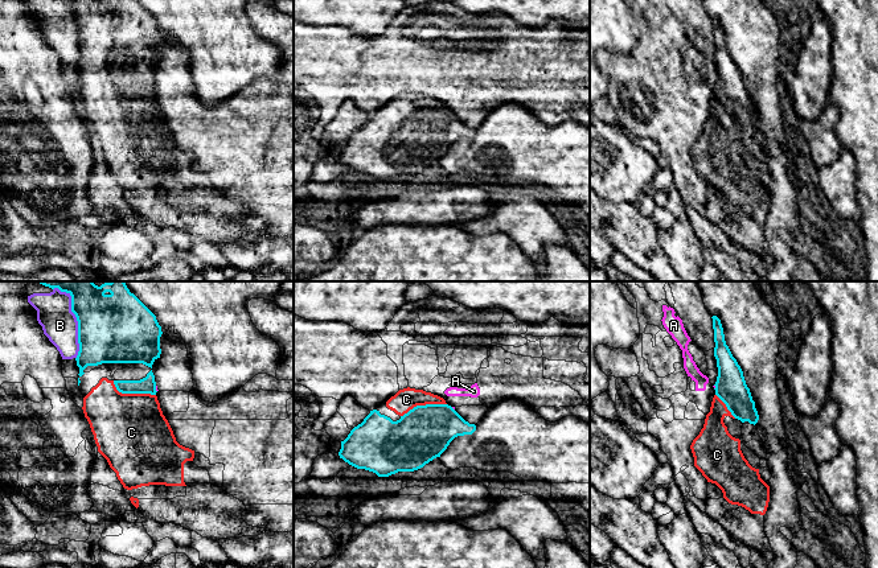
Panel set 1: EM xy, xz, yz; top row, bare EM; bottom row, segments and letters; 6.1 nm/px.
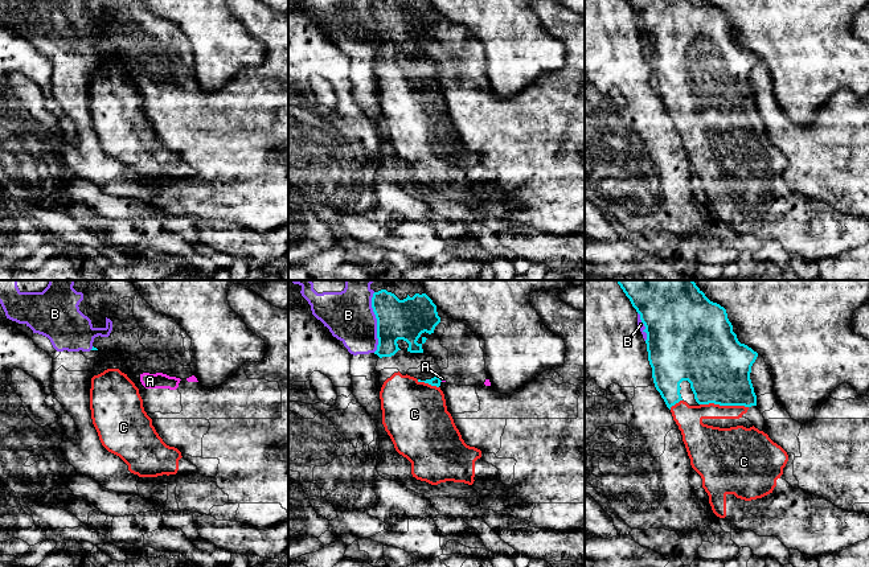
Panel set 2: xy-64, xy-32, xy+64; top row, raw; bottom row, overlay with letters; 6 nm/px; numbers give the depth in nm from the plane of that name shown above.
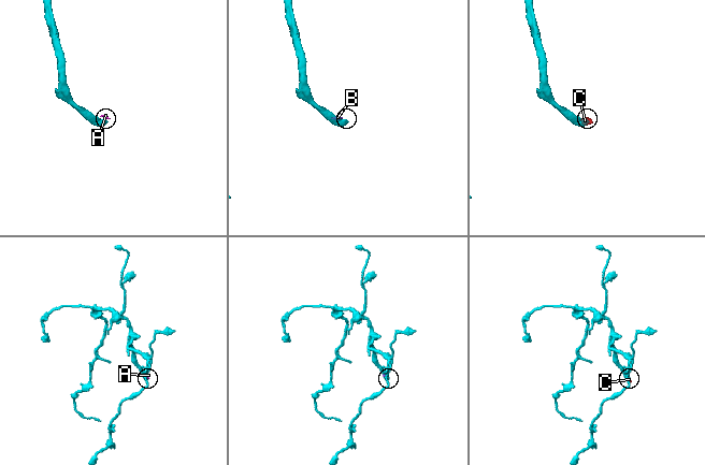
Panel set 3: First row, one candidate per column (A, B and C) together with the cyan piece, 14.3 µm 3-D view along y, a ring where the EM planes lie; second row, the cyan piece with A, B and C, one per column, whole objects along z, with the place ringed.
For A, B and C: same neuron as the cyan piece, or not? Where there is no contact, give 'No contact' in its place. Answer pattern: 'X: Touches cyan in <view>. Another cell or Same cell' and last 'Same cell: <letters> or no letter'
A: Touches cyan in xy. Another cell
B: Touches cyan in xy. Another cell
C: Touches cyan in xy. Same cell
Same cell: C

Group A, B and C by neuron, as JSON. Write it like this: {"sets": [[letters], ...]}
{"sets": [["A", "B"], ["C"]]}

